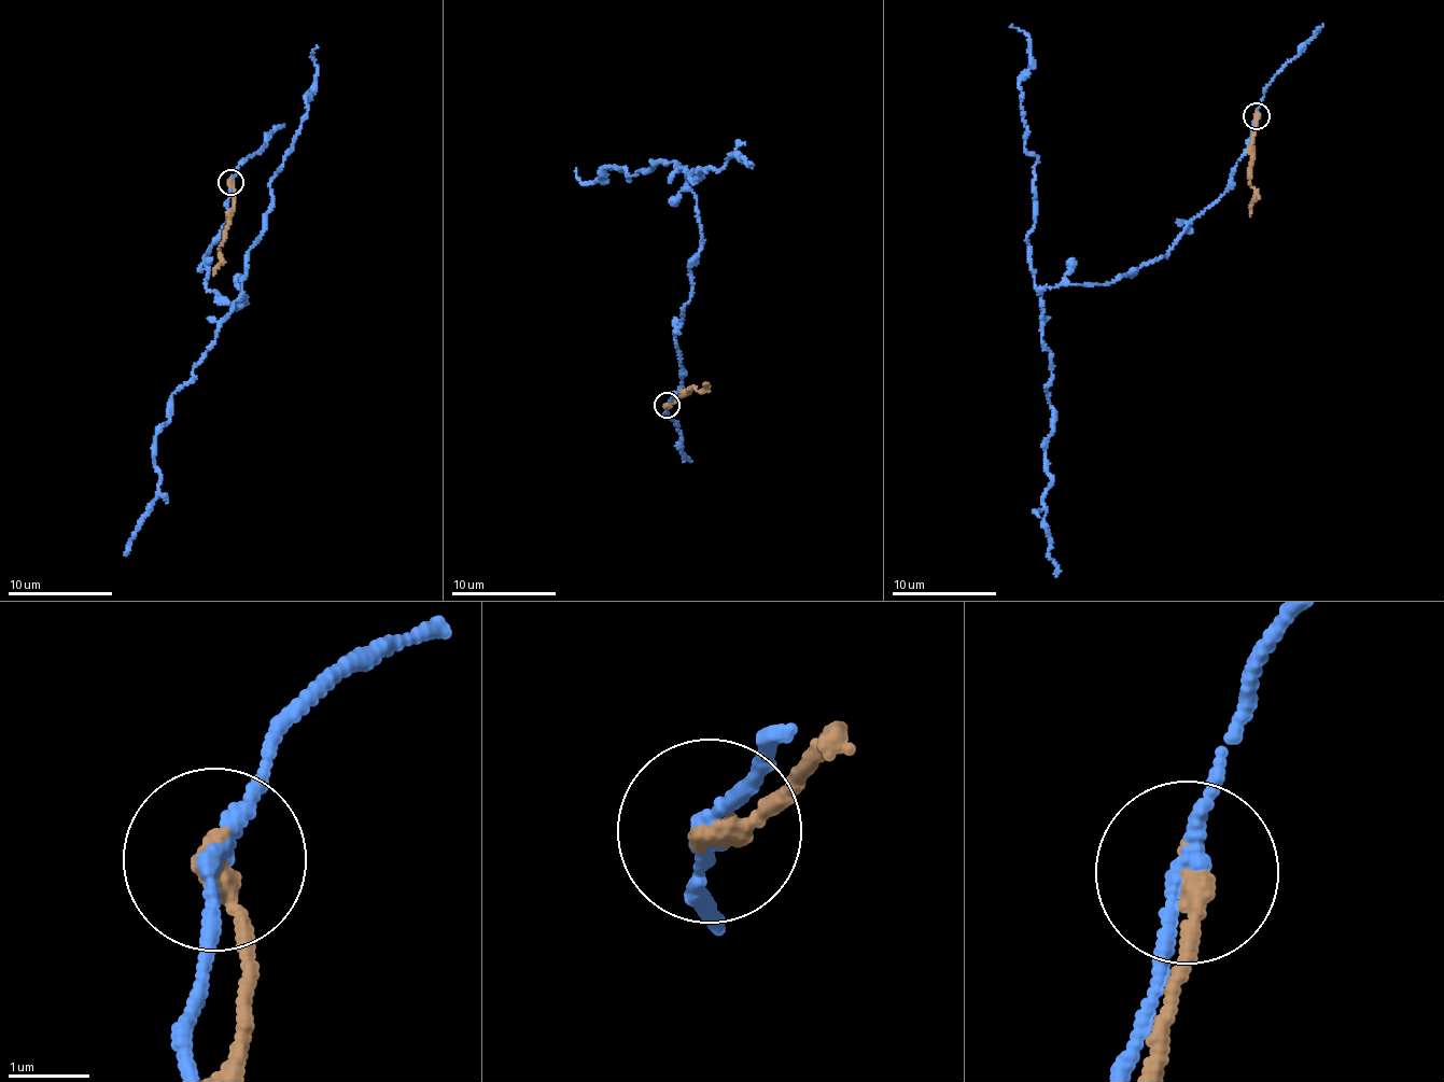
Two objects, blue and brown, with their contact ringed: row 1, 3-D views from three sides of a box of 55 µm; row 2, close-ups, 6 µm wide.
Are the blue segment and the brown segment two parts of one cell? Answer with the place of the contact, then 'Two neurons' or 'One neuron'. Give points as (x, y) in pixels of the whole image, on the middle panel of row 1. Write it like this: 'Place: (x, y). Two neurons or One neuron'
Place: (667, 405). Two neurons

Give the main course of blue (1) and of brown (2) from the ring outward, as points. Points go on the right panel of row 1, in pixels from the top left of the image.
1: (1256, 116), (1228, 192), (1169, 251), (1103, 284), (1042, 291), (1052, 429), (1043, 509), (1055, 576)
2: (1256, 116), (1251, 187), (1255, 201), (1250, 216)

